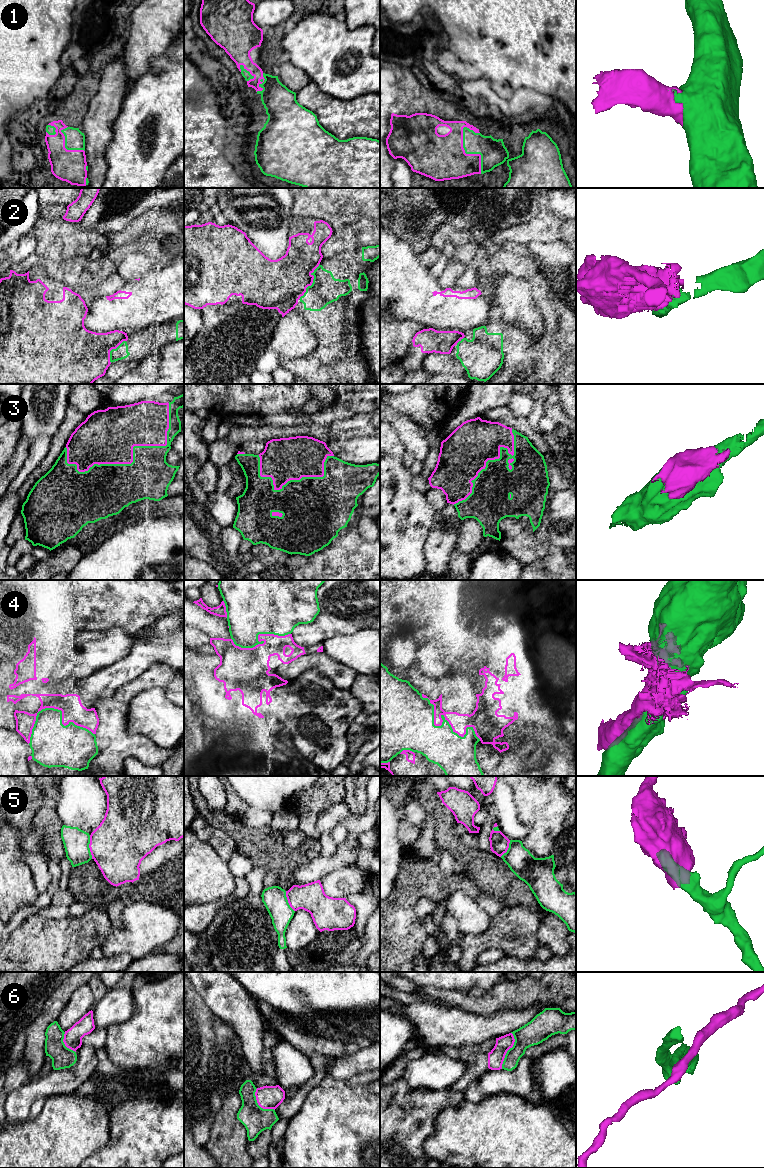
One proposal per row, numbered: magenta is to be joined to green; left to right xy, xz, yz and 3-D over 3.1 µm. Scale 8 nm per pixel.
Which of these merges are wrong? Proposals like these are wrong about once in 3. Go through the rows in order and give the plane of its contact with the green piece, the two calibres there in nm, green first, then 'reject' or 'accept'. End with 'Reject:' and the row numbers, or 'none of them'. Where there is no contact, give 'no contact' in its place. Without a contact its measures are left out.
1: meets green in yz; 220 nm thick on the green side, 360 nm on the other; accept
2: meets green in xz; 240 nm thick on the green side, 380 nm on the other; reject
3: meets green in xy; 360 nm thick on the green side, 440 nm on the other; accept
4: meets green in yz; 340 nm thick on the green side, 140 nm on the other; reject
5: meets green in xy; 220 nm thick on the green side, 440 nm on the other; reject
6: meets green in yz; 190 nm thick on the green side, 130 nm on the other; reject
Reject: 2, 4, 5, 6

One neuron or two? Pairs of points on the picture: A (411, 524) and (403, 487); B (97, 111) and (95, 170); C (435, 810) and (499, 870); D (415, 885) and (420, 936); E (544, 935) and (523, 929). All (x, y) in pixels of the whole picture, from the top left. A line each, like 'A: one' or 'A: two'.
A: one
B: one
C: one
D: one
E: two

